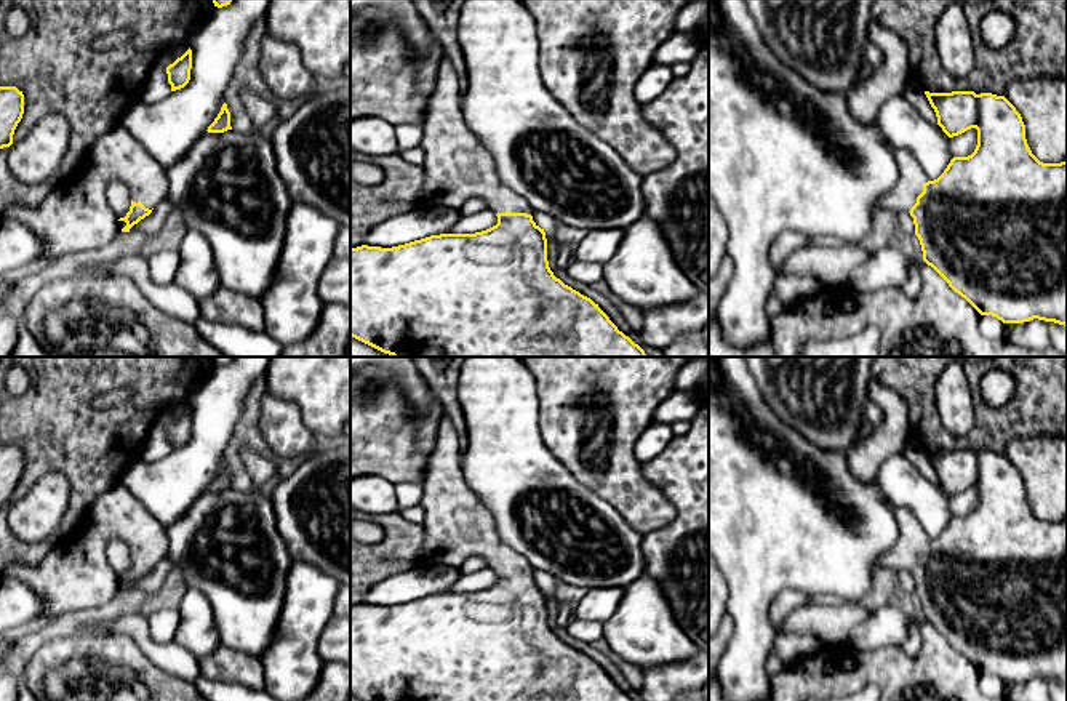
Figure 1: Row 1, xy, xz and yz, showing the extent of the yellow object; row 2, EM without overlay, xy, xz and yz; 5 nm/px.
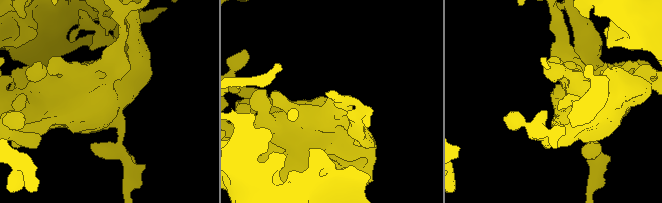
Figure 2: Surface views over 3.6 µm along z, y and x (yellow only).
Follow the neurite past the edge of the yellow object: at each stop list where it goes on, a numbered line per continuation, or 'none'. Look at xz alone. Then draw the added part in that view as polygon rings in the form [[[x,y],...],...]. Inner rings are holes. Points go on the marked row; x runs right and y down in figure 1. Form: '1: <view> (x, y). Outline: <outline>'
1: xz (458, 167). Outline: [[[446,56],[438,61],[438,77],[429,99],[429,109],[422,123],[421,150],[424,152],[424,186],[416,208],[448,206],[459,211],[469,198],[482,198],[493,213],[526,213],[530,203],[515,190],[507,187],[496,173],[496,163],[490,150],[470,131],[462,115],[464,93],[458,75]]]

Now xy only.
1: xy (74, 216). Outline: [[[118,123],[94,141],[85,158],[86,171],[61,181],[37,206],[11,205],[3,214],[42,240],[42,258],[59,259],[112,242],[118,234],[118,218],[106,198],[112,181],[123,182],[131,200],[149,210],[168,197],[165,168]]]

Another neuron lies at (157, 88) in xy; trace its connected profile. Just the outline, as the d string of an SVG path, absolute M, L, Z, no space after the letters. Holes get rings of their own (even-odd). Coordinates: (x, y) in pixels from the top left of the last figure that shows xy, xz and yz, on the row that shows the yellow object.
M189 40L182 42L166 51L163 51L155 61L154 67L149 72L147 85L142 93L146 102L158 102L171 93L171 85L168 83L166 67L173 64L189 50Z

